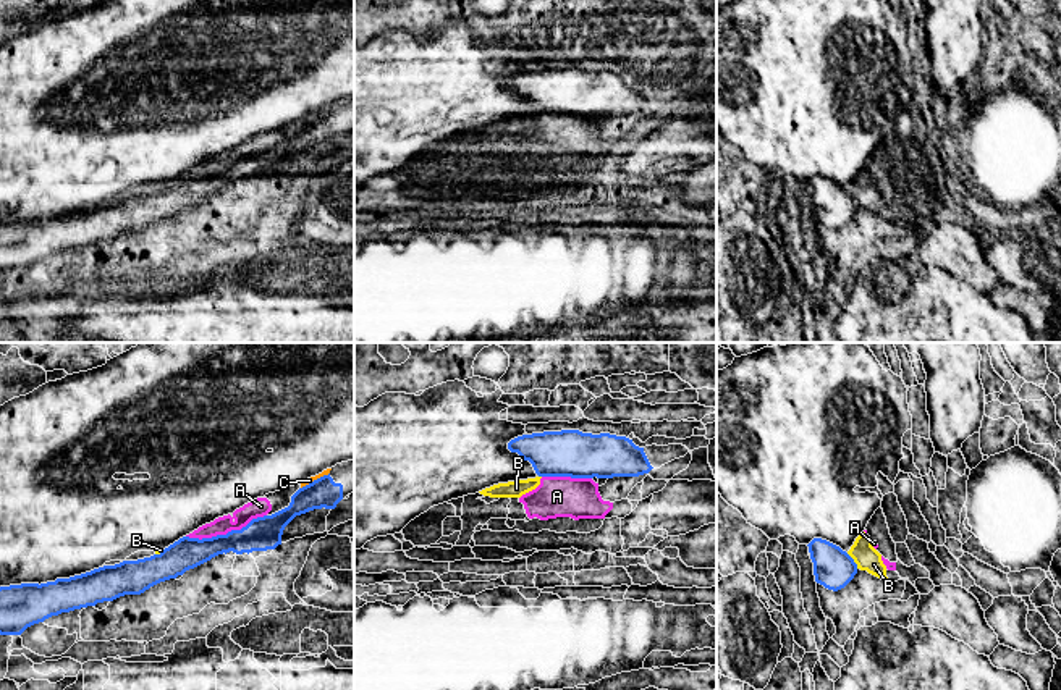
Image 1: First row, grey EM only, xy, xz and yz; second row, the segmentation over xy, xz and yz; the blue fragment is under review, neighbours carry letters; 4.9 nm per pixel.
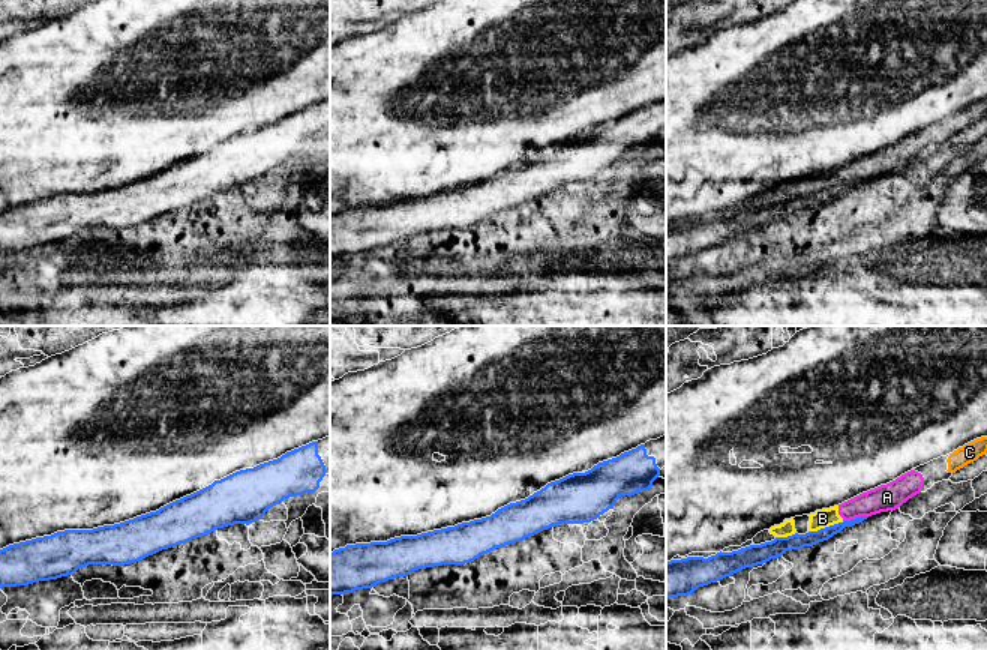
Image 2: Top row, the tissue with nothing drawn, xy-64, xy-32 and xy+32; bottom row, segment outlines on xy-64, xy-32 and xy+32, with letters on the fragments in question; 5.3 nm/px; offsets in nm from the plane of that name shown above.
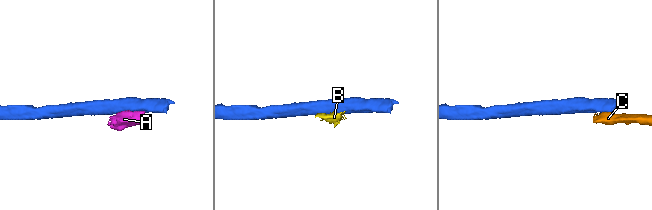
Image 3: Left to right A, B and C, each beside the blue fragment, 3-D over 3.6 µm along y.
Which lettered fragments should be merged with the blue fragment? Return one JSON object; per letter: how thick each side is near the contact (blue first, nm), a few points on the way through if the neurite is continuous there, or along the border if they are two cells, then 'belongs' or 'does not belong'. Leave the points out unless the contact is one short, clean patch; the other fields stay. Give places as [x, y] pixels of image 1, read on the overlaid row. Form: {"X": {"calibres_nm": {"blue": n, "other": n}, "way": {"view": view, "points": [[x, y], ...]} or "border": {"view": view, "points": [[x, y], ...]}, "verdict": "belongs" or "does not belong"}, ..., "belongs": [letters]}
{"A": {"calibres_nm": {"blue": 170, "other": 90}, "border": {"view": "xy", "points": [[266, 514], [225, 534], [201, 538], [186, 537]]}, "verdict": "does not belong"}, "B": {"calibres_nm": {"blue": 200, "other": 120}, "verdict": "does not belong"}, "C": {"calibres_nm": {"blue": 150, "other": 30}, "border": {"view": "xy", "points": [[329, 472], [301, 488]]}, "verdict": "does not belong"}, "belongs": []}

